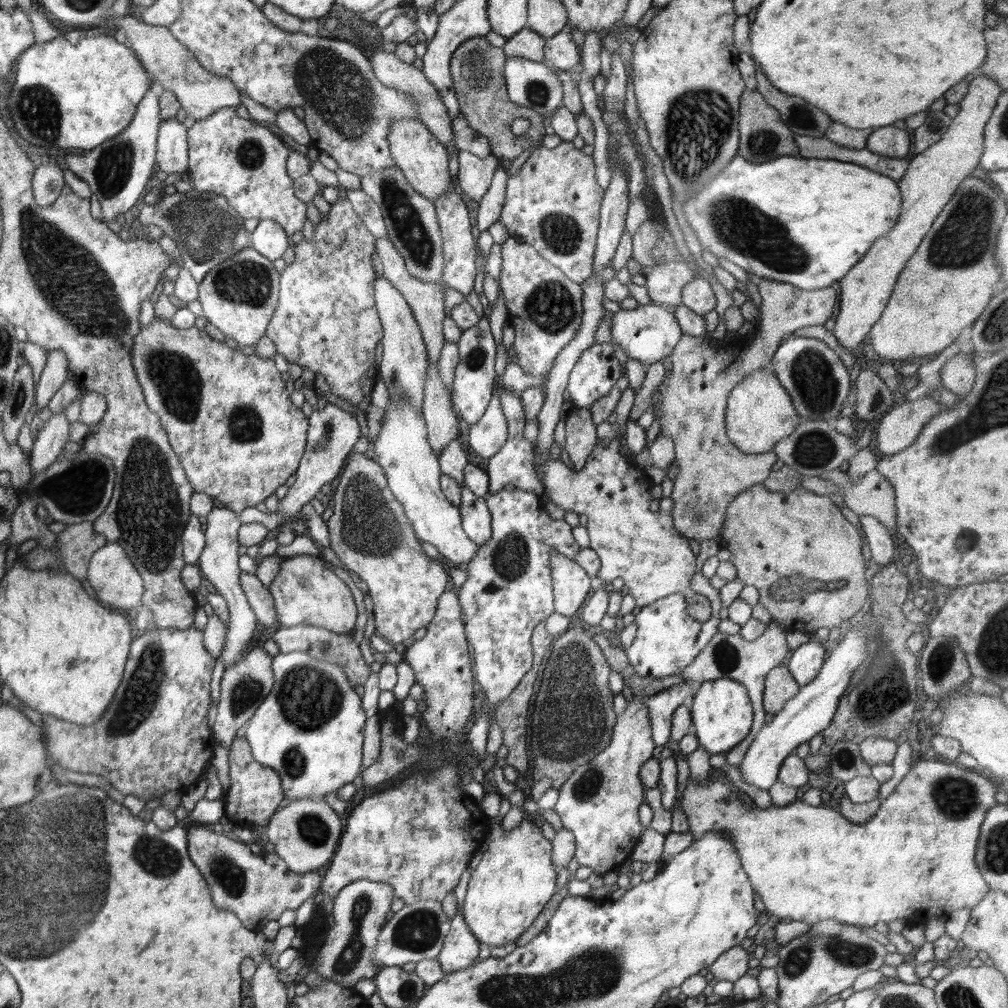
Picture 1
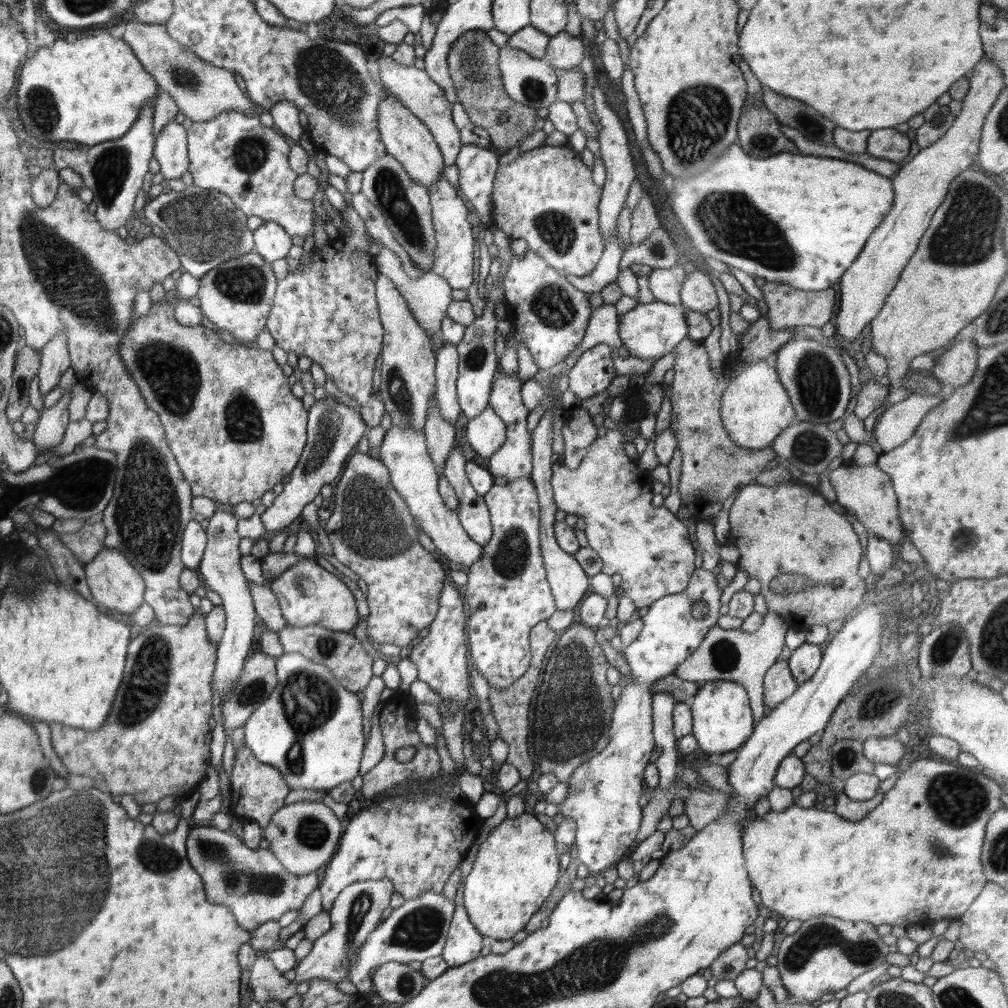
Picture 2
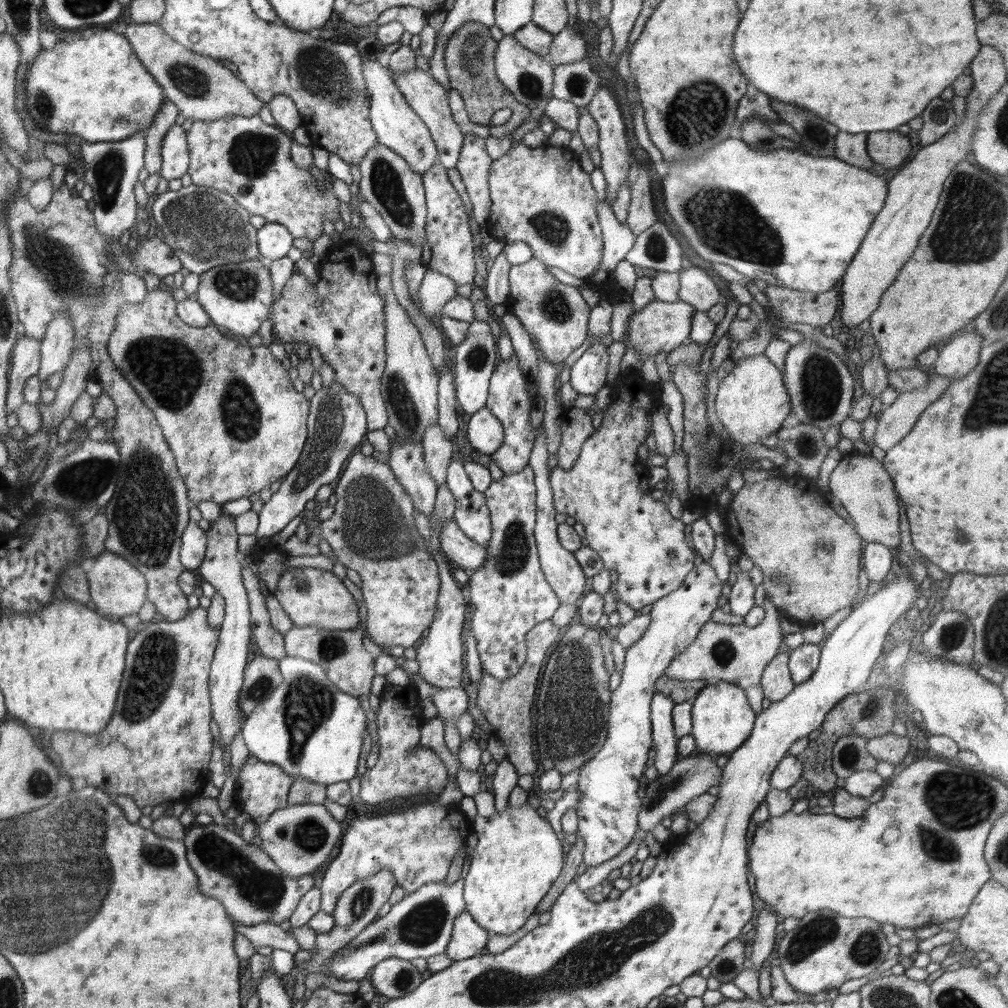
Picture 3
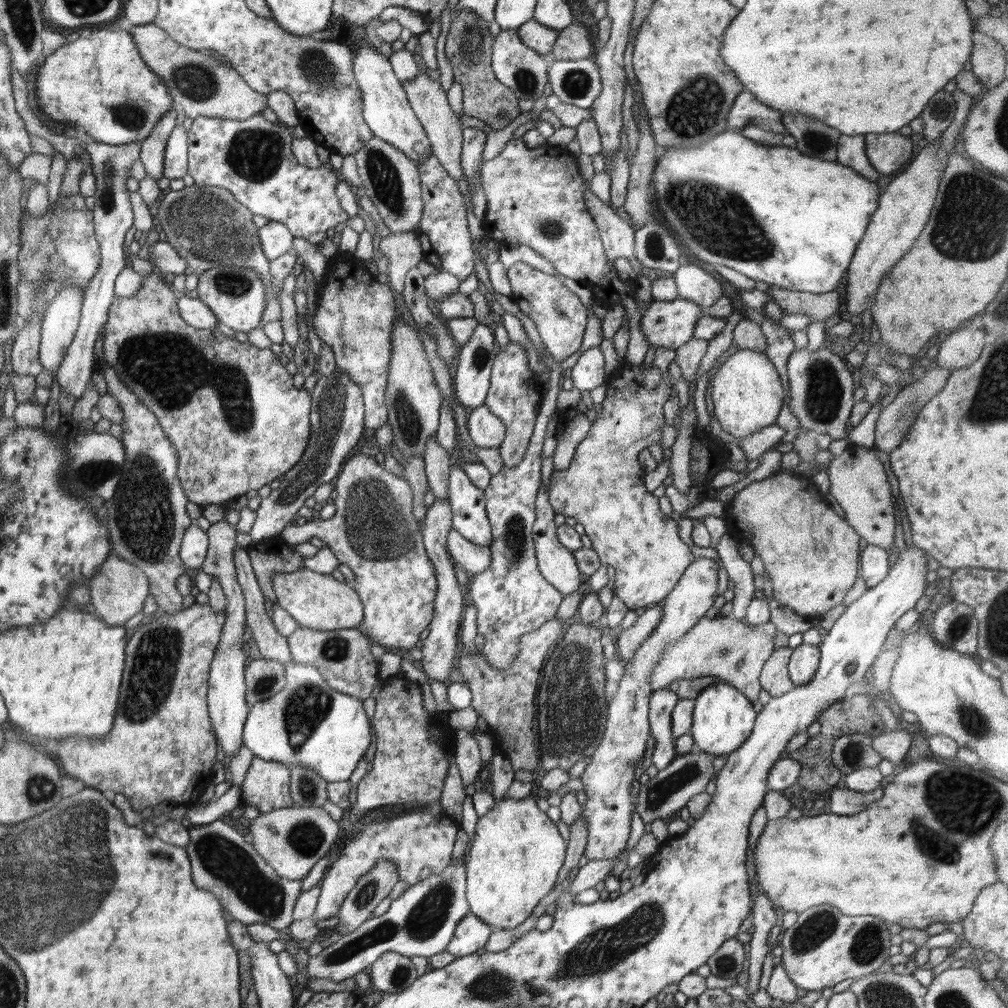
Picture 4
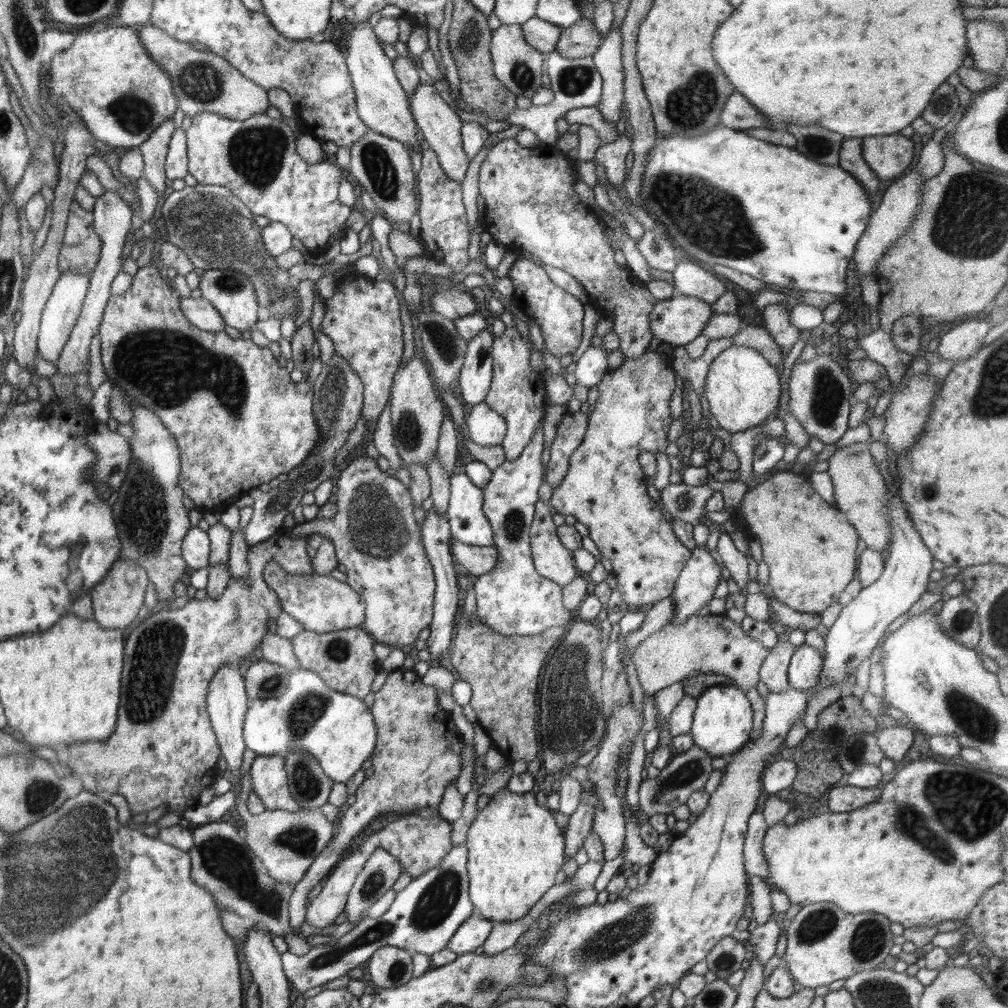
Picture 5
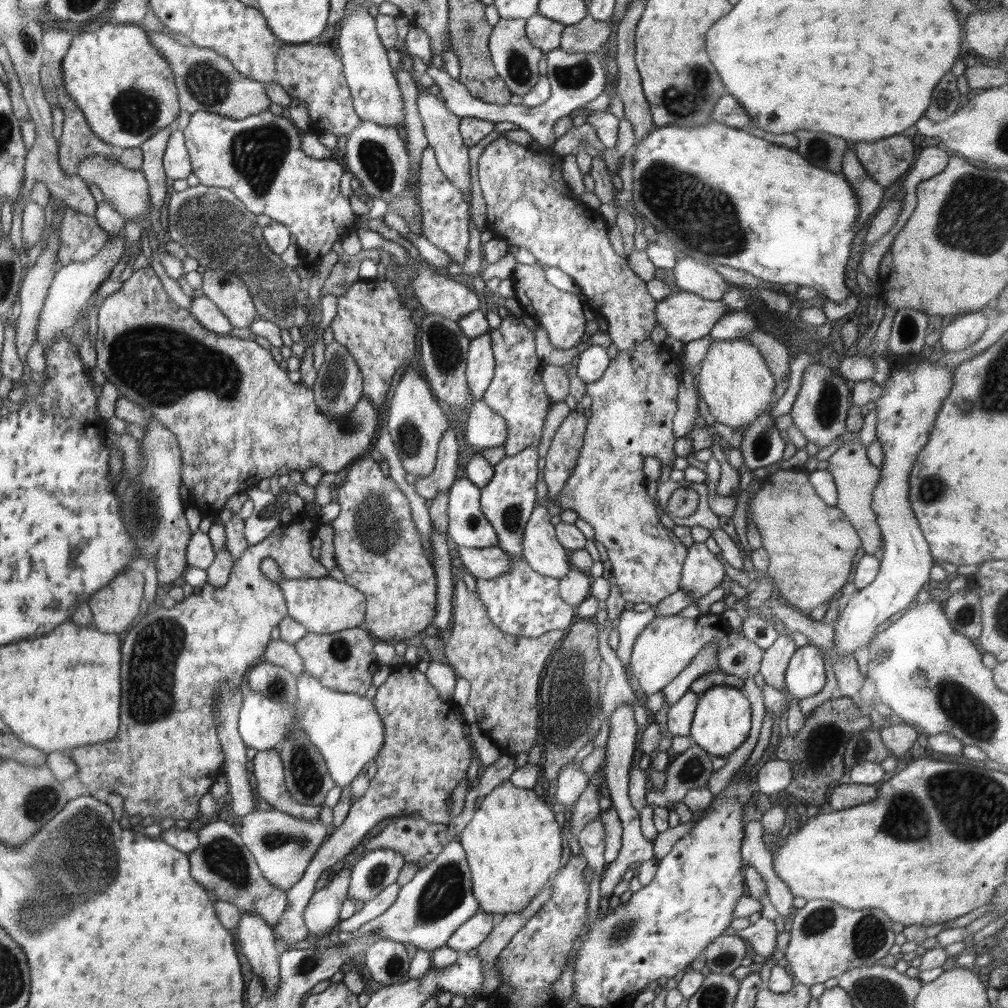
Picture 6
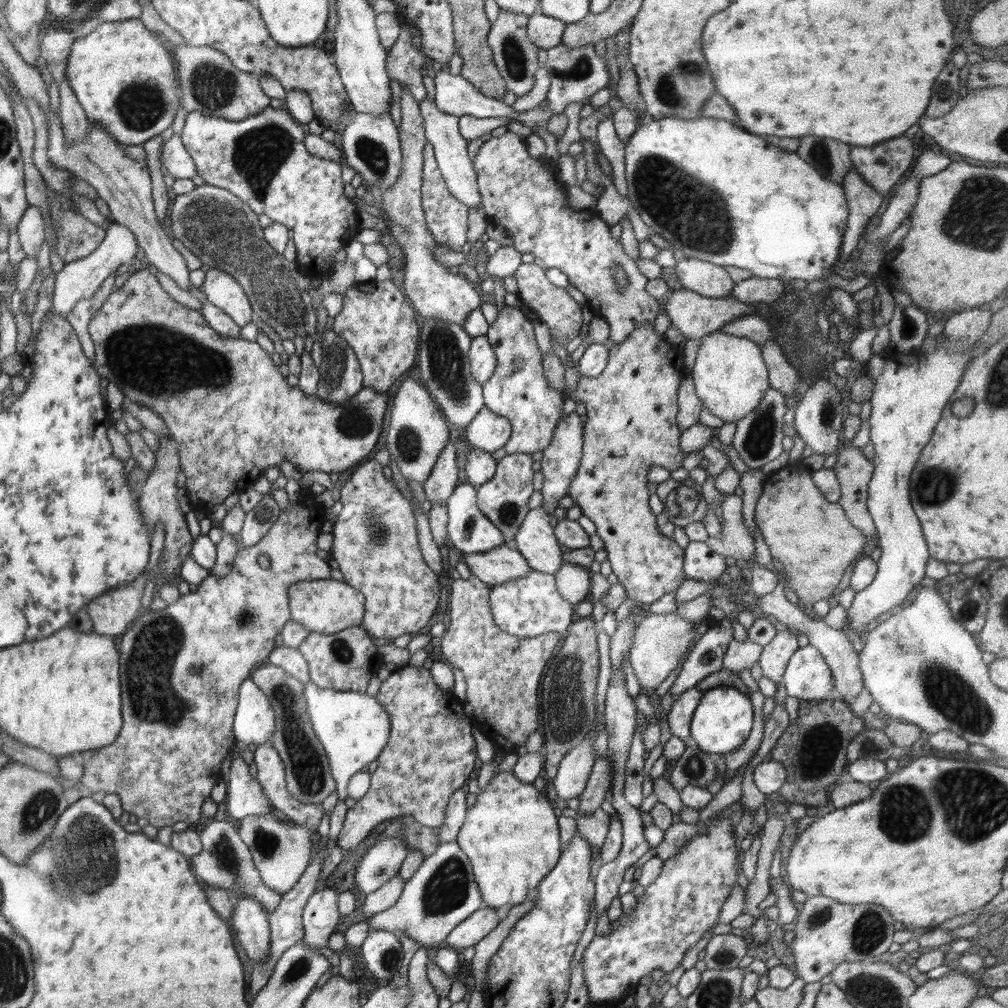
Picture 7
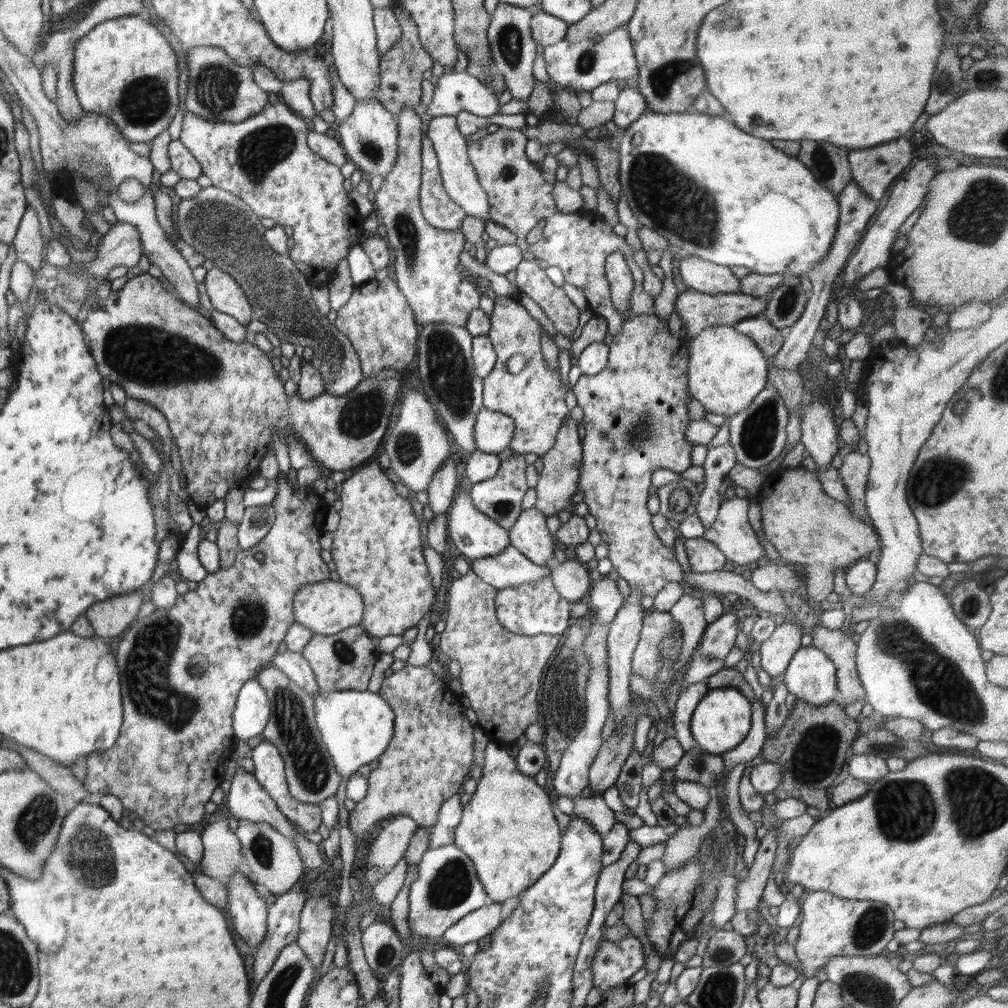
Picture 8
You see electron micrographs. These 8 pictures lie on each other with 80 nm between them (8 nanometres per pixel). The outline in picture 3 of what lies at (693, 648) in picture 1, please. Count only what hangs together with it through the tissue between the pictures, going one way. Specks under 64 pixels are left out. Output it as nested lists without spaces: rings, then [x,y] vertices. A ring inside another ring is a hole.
[[[702,561],[698,566],[694,565],[678,590],[659,598],[647,609],[650,613],[650,624],[643,637],[634,646],[630,646],[626,652],[621,683],[611,692],[606,740],[594,758],[579,768],[577,789],[580,796],[578,803],[572,806],[577,814],[577,834],[584,841],[583,862],[588,867],[598,866],[619,856],[637,834],[638,815],[641,807],[638,786],[644,779],[647,768],[646,761],[653,746],[651,700],[655,693],[655,684],[670,663],[696,640],[702,626],[712,620],[712,612],[719,608],[716,602],[718,602],[718,598],[722,597],[722,585],[723,583],[718,579],[710,562]]]

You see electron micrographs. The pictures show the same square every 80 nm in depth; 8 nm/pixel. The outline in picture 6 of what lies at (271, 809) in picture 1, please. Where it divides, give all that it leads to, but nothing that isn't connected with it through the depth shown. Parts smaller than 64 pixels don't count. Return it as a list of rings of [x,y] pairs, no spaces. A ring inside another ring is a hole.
[[[278,748],[260,750],[252,759],[259,798],[266,800],[272,809],[301,819],[320,819],[322,805],[308,806],[296,802],[285,785],[285,774]]]

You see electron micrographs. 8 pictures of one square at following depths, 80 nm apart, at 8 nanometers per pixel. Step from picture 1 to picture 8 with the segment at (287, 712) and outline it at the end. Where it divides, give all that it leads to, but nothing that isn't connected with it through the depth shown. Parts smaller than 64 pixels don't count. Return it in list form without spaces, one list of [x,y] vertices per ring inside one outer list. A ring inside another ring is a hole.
[[[254,678],[239,690],[233,712],[233,733],[237,743],[245,746],[250,738],[261,736],[270,717],[269,698]],[[344,690],[344,691],[318,691],[313,697],[315,710],[315,723],[320,731],[322,742],[330,753],[338,774],[342,777],[340,786],[335,794],[338,803],[338,825],[340,827],[340,852],[342,860],[342,872],[340,879],[340,892],[337,896],[339,909],[348,908],[353,900],[350,882],[352,879],[353,863],[356,855],[356,836],[348,824],[349,811],[345,806],[347,799],[345,790],[348,779],[364,765],[368,765],[386,750],[394,734],[394,711],[390,705],[376,692],[368,690]]]

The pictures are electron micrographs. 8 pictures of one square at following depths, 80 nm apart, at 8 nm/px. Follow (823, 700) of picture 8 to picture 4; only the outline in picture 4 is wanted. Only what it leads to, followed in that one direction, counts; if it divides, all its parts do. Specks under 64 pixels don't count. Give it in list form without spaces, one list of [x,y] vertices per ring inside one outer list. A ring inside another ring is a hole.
[[[802,644],[793,650],[789,660],[789,677],[795,685],[806,685],[816,674],[820,660],[819,648]]]

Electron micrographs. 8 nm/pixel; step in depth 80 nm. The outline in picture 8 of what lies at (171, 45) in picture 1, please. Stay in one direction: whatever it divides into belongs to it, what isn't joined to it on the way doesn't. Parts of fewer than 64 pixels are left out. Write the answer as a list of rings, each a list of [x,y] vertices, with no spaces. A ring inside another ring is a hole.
[[[197,46],[186,51],[188,90],[186,110],[210,122],[239,123],[260,114],[268,103],[268,92],[255,83],[253,70],[236,64],[225,50]]]

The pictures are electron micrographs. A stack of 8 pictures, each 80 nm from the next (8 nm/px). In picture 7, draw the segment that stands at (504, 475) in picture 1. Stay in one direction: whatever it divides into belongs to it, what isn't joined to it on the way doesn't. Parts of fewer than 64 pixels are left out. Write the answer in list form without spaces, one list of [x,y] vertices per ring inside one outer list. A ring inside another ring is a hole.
[[[505,305],[485,335],[496,353],[497,363],[494,374],[483,385],[483,400],[485,408],[510,421],[511,436],[504,451],[533,454],[546,450],[554,438],[565,399],[563,392],[552,389],[546,381],[543,355],[536,343],[532,318],[520,308]],[[516,358],[523,360],[518,370],[514,368]]]

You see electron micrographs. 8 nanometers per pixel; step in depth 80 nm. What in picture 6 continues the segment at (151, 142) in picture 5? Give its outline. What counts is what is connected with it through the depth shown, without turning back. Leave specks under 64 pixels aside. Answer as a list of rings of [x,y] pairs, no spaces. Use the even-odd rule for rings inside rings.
[[[169,128],[160,129],[145,140],[139,147],[143,152],[142,173],[148,181],[149,198],[151,206],[160,210],[166,202],[168,188],[166,187],[166,174],[163,168],[163,156],[169,141],[171,131]]]

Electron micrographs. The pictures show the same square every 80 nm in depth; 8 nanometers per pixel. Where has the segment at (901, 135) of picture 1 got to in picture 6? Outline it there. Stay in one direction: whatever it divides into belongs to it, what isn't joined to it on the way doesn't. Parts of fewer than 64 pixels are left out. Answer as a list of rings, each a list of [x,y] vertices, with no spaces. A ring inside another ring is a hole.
[[[900,134],[876,142],[858,142],[854,150],[862,168],[884,189],[904,176],[917,158],[912,138]]]

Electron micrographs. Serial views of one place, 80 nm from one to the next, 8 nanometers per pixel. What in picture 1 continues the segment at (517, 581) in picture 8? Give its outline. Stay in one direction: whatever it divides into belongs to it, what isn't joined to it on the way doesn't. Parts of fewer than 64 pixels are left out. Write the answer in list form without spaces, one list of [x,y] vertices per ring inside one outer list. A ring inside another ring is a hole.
[[[404,400],[400,406],[389,402],[378,438],[371,444],[374,459],[384,469],[387,485],[398,502],[402,503],[416,538],[435,546],[442,556],[452,562],[469,563],[479,546],[464,532],[459,506],[452,506],[444,498],[439,458],[428,443],[423,416],[416,414],[416,410]]]

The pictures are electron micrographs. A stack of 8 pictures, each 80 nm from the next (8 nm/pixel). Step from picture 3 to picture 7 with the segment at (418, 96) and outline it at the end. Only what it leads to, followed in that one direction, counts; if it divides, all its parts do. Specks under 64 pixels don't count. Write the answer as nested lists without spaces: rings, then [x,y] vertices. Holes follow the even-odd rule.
[[[428,97],[419,102],[419,109],[423,116],[425,137],[433,146],[437,168],[442,174],[442,179],[446,181],[447,189],[469,209],[480,206],[482,197],[477,187],[477,175],[472,160],[468,156],[467,140],[459,131],[459,116],[441,111],[434,99]]]

